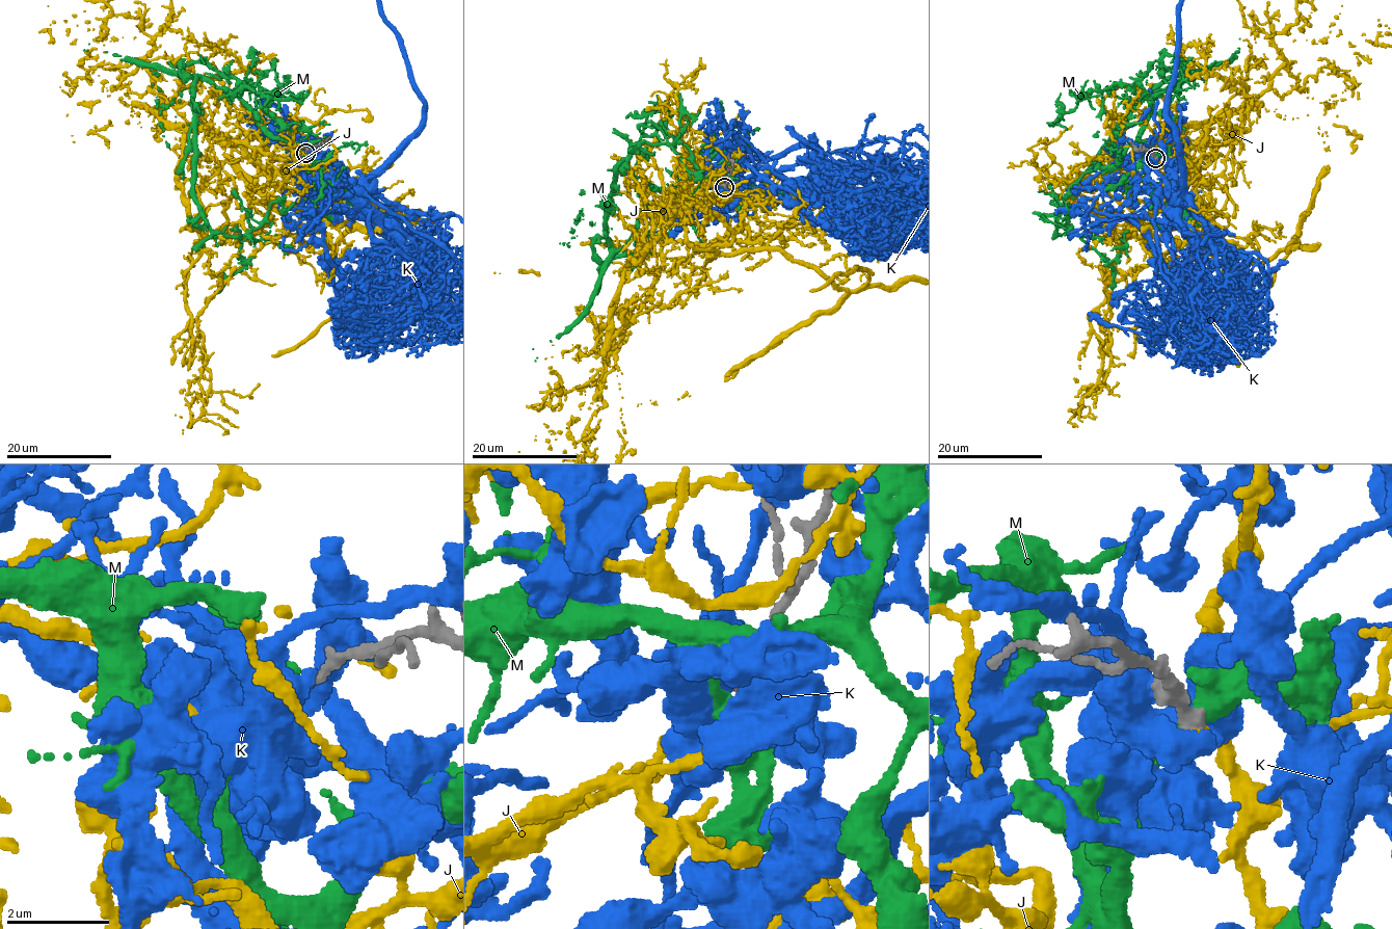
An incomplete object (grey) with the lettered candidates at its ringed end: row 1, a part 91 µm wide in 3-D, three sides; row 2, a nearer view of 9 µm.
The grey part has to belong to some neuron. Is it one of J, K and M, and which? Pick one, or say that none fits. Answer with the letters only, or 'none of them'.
J

